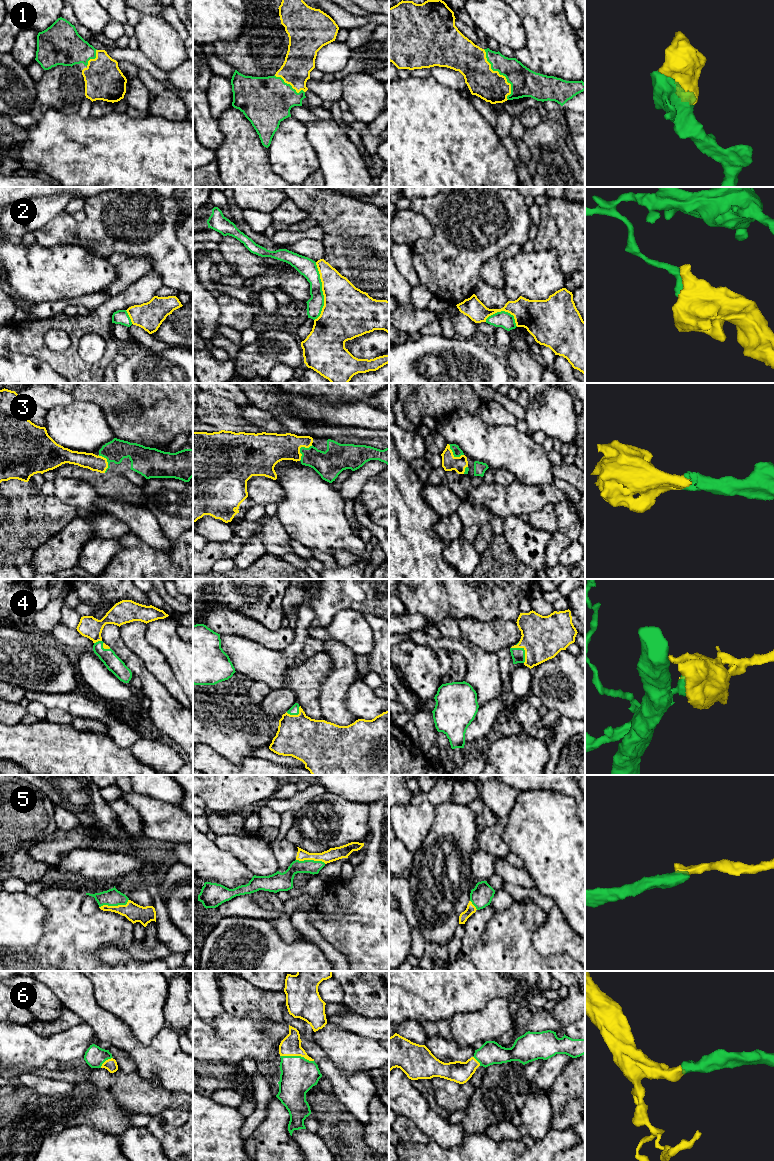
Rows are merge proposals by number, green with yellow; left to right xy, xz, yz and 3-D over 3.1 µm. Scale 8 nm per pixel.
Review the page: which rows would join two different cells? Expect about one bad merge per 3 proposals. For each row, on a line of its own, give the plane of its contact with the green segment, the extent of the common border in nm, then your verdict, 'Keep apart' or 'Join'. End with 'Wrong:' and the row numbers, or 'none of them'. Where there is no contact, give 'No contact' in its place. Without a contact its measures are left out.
1: Touches green in yz. Shared border 460 nm. Join
2: Touches green in xz. Shared border 480 nm. Keep apart
3: Touches green in xz. Shared border 170 nm. Join
4: Touches green in yz. Shared border 170 nm. Join
5: Touches green in xy. Shared border 240 nm. Join
6: Touches green in xz. Shared border 280 nm. Join
Wrong: 2

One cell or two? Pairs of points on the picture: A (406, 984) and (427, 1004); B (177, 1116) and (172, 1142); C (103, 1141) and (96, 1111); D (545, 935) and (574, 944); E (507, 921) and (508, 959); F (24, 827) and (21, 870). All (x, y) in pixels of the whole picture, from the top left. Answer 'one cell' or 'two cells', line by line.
A: one cell
B: one cell
C: two cells
D: one cell
E: one cell
F: one cell

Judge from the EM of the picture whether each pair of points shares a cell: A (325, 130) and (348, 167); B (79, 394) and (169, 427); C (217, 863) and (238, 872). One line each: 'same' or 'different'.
A: same
B: same
C: same

